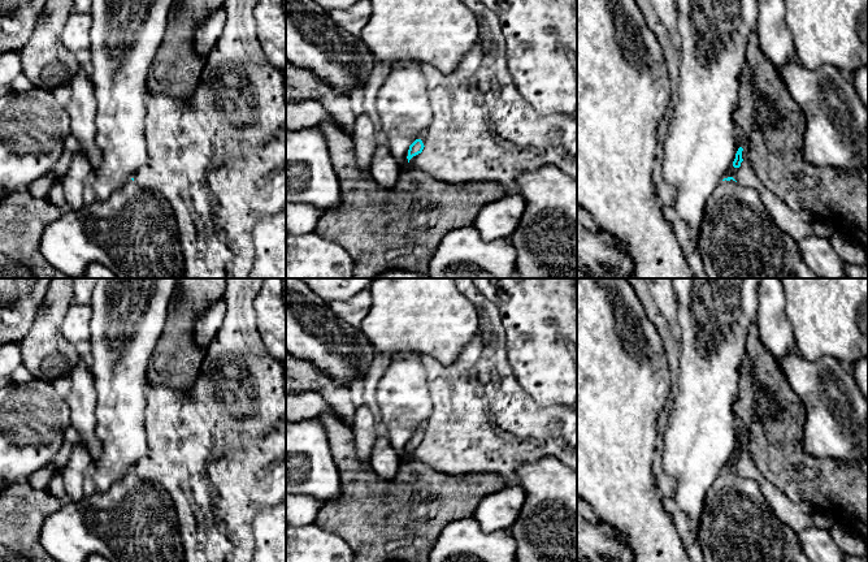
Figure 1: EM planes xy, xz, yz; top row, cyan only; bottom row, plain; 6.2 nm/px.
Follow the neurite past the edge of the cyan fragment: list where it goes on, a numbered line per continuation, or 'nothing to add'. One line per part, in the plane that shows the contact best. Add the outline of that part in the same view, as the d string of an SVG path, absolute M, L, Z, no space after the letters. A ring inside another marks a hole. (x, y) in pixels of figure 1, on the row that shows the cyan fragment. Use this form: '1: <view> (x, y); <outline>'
1: yz (738, 238); M733 180L721 181L708 196L696 250L707 278L819 278L806 264L798 242L776 225L759 194Z

